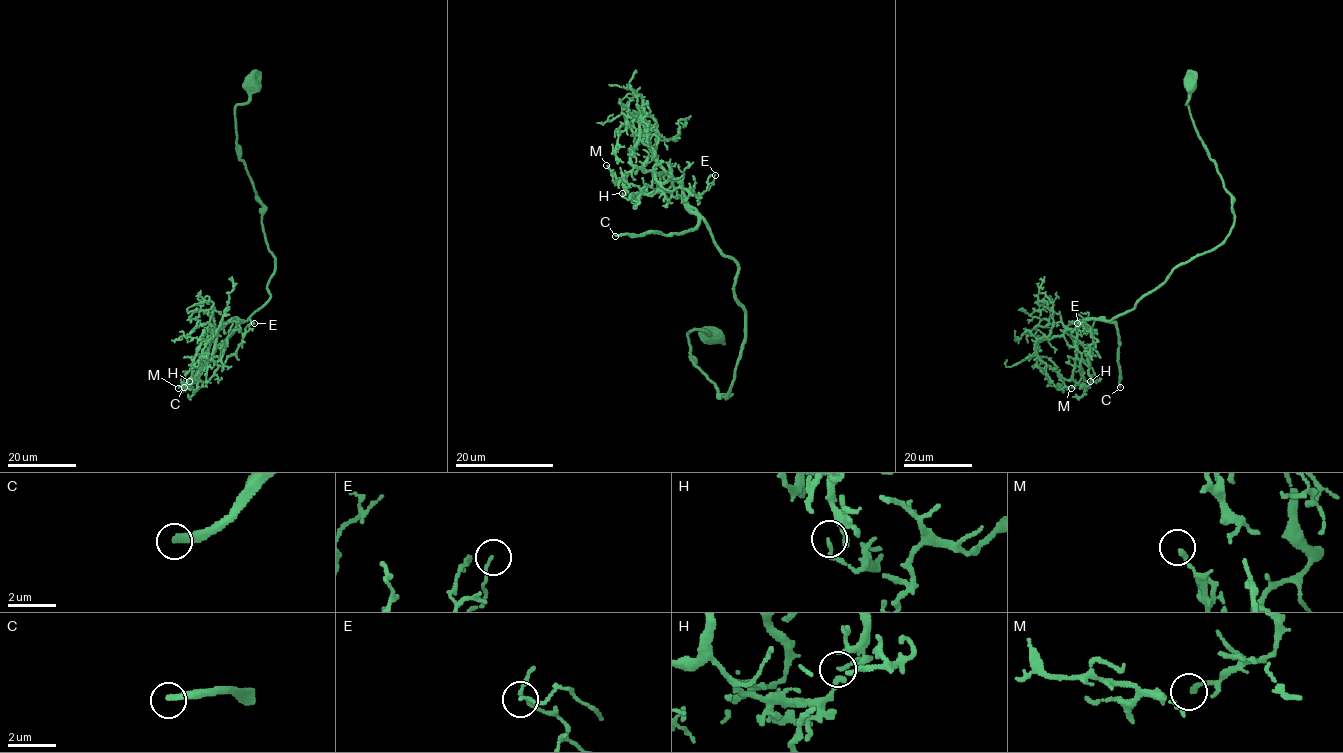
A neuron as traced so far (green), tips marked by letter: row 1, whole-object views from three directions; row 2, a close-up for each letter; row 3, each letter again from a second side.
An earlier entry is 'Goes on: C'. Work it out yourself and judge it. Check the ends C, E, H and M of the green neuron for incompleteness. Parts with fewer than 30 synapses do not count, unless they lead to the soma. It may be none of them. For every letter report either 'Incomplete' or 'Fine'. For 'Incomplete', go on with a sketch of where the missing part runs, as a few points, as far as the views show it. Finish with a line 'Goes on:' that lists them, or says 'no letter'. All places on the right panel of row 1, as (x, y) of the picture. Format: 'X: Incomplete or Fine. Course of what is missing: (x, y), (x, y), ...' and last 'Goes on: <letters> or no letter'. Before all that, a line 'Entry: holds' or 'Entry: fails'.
Entry: holds
C: Incomplete. Course of what is missing: (1120, 387), (1091, 366), (1058, 362), (1041, 370), (1008, 370), (1000, 357), (971, 382)
E: Fine
H: Fine
M: Fine
Goes on: C

